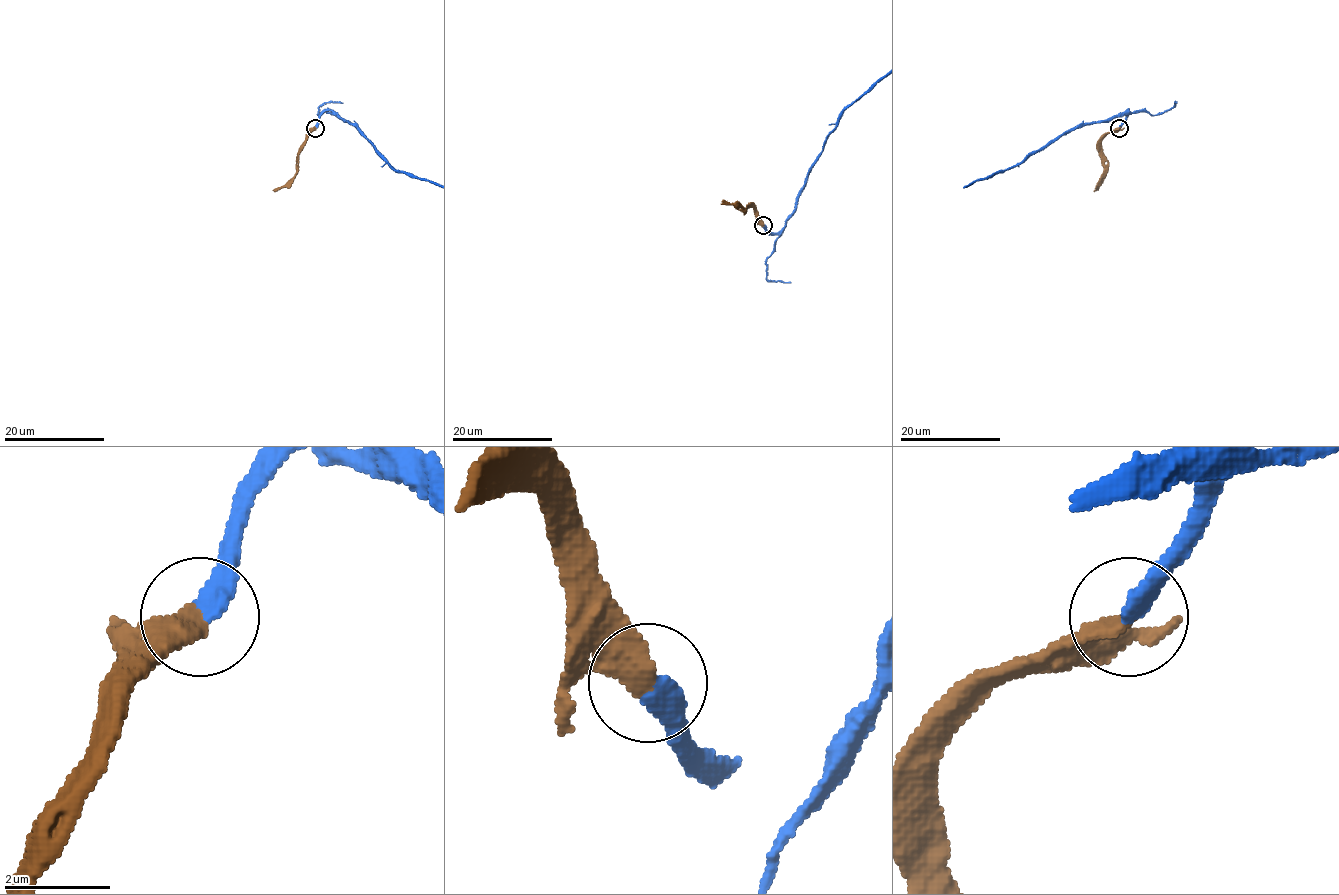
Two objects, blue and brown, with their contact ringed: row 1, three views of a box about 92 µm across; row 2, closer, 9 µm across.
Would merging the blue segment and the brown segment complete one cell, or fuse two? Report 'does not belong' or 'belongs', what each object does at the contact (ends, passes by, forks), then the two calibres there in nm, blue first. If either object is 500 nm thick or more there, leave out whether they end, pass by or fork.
belongs; blue ends; brown ends; calibres 360 and 420 nm

